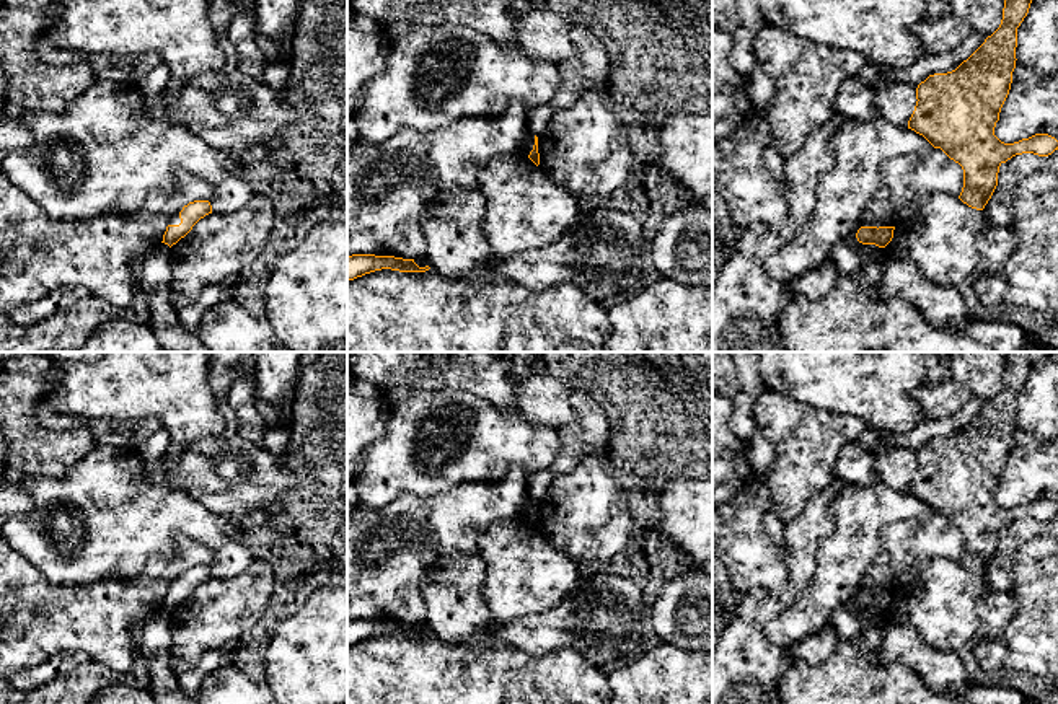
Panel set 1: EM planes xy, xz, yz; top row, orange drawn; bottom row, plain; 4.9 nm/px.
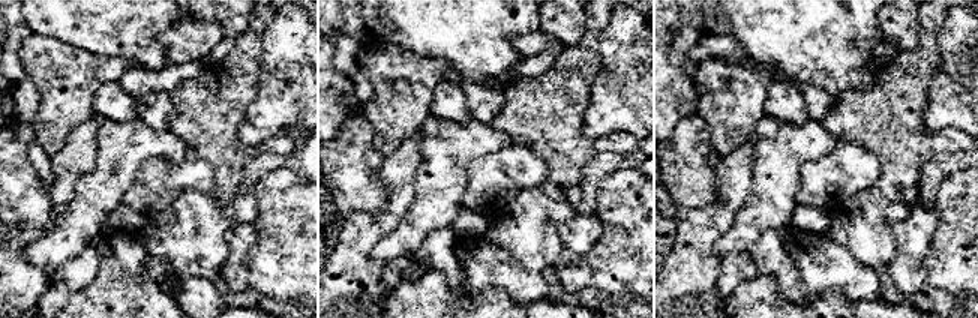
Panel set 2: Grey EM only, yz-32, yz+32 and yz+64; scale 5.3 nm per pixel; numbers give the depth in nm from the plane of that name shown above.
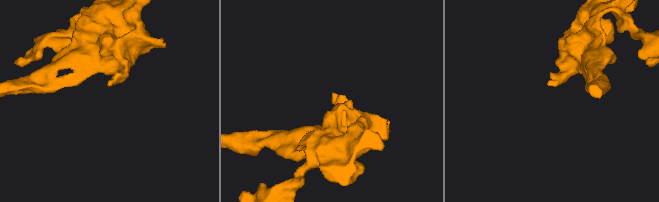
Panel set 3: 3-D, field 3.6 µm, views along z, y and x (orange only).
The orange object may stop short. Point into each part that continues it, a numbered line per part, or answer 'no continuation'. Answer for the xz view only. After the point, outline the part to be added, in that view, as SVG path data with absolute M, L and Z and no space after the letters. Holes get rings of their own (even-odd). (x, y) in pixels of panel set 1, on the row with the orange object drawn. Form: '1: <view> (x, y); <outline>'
no continuation

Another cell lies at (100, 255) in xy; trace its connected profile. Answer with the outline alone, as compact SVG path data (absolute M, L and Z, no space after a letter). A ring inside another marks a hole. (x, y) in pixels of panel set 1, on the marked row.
M0 168L0 313L64 285L83 285L114 306L130 306L135 262L163 241L176 212L214 194L202 178L186 171L174 178L171 194L150 191L135 213L108 212L67 223L49 218Z

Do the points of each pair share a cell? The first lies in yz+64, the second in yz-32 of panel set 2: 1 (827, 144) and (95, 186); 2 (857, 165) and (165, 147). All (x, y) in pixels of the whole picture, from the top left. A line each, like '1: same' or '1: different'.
1: same
2: different

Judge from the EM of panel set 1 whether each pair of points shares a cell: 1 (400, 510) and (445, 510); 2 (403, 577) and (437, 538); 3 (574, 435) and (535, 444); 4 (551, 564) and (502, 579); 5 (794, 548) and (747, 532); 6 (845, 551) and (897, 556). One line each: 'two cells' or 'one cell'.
1: one cell
2: one cell
3: two cells
4: one cell
5: two cells
6: two cells

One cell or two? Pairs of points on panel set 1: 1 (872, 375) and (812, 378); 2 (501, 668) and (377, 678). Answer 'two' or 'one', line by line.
1: one
2: one

